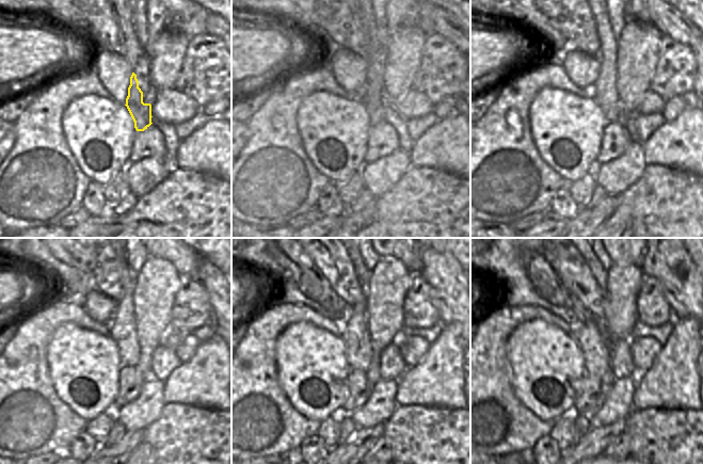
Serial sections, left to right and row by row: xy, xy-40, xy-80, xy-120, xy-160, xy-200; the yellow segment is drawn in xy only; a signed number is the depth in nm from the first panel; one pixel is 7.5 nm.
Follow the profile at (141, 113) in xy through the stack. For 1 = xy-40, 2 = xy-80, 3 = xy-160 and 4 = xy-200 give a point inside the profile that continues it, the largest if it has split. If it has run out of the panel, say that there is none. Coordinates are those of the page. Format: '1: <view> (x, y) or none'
1: xy-40 (377, 38)
2: xy-80 (604, 91)
3: xy-160 (355, 335)
4: xy-200 (594, 347)

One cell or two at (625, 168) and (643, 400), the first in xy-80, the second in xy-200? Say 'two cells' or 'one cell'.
two cells

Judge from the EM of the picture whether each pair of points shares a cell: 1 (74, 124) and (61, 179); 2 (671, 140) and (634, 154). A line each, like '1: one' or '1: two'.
1: two
2: two

